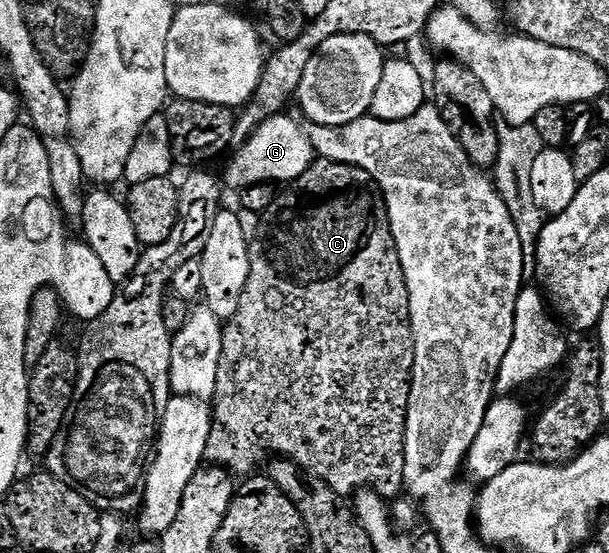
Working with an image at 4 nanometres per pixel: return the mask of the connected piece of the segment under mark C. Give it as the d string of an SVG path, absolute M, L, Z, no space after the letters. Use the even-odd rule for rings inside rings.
M322 158L312 160L309 170L305 170L305 174L290 181L284 188L287 189L284 192L282 189L276 195L269 210L262 212L260 228L249 241L249 278L245 282L237 314L226 321L223 329L221 362L217 366L217 390L210 405L211 433L207 443L206 463L216 468L226 468L232 474L251 474L256 471L255 463L266 452L275 452L271 454L289 459L309 475L324 480L338 496L351 498L360 490L370 490L388 502L394 501L404 491L405 434L415 361L415 339L411 329L409 290L401 270L401 258L393 238L387 204L383 201L383 191L365 170L352 164Z

